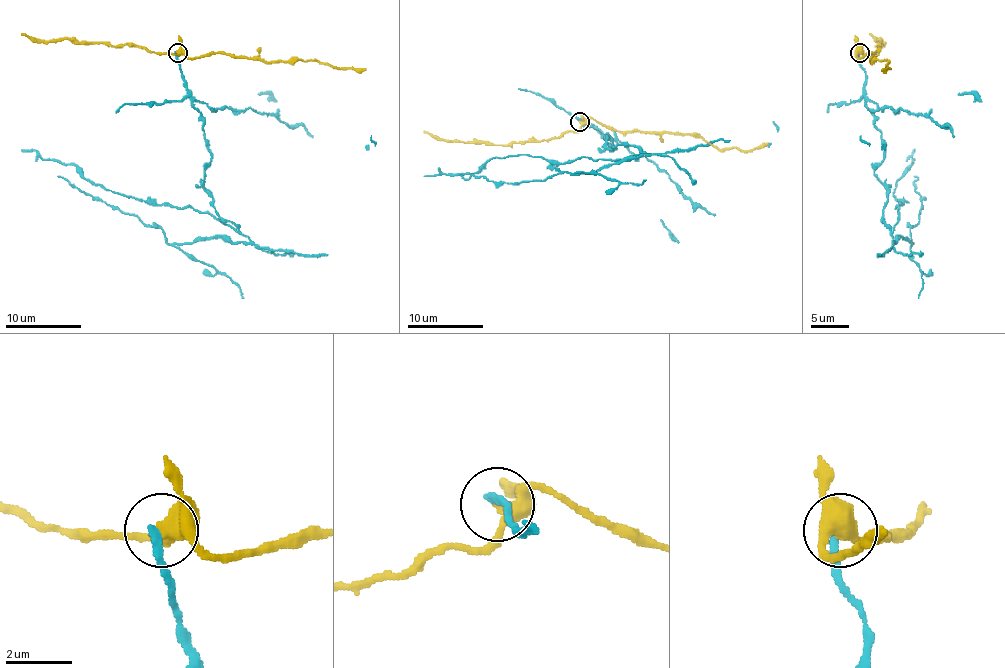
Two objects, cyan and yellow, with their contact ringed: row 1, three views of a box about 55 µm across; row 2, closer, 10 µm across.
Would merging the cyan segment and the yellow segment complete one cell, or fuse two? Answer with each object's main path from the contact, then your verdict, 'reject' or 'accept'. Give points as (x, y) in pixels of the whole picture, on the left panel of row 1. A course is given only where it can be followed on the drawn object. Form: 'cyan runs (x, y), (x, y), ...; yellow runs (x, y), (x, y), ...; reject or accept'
cyan runs (177, 53), (211, 155), (203, 187), (215, 211), (235, 228), (192, 208), (107, 191), (73, 164), (22, 149); yellow runs (177, 53), (192, 58), (218, 53), (264, 58), (268, 62), (317, 60), (332, 66), (366, 70); reject

